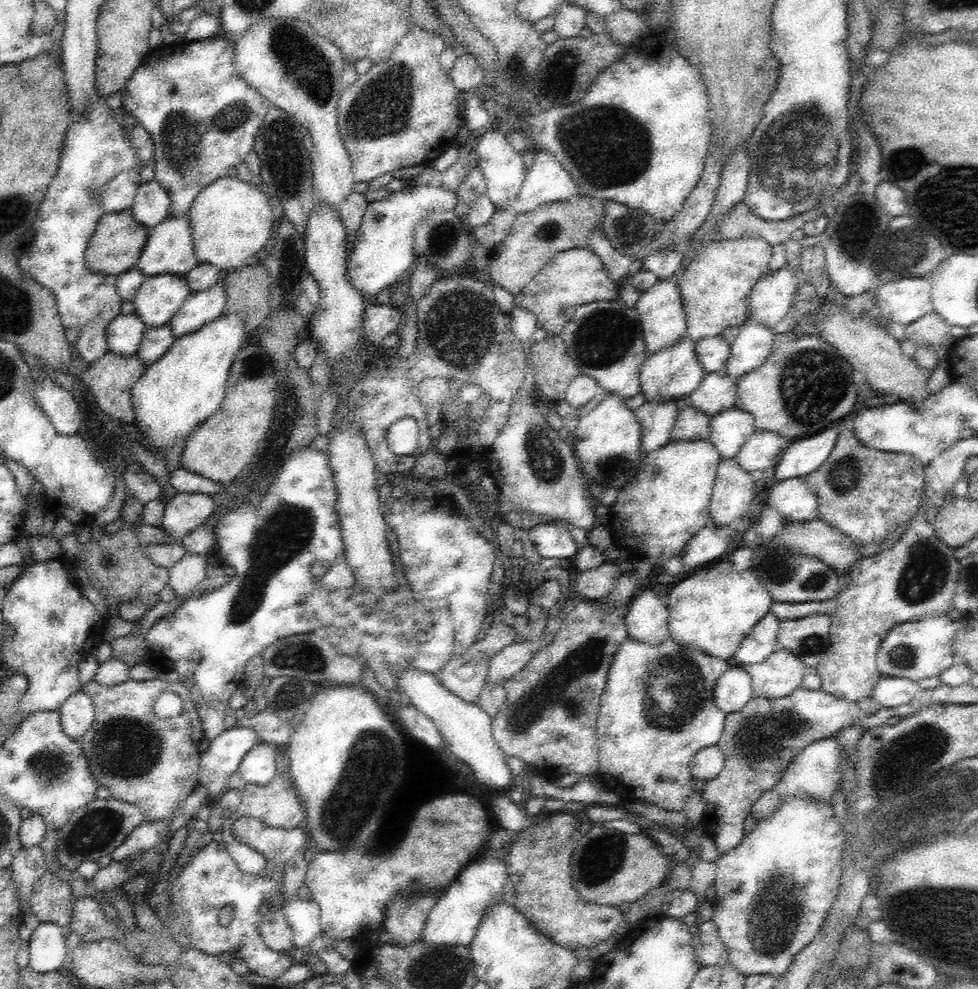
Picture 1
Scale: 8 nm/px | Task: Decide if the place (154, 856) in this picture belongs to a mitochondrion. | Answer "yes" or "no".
no

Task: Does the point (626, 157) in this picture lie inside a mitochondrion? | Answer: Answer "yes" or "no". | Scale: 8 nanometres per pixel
yes

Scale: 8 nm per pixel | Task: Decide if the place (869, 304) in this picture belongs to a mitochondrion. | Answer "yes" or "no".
no

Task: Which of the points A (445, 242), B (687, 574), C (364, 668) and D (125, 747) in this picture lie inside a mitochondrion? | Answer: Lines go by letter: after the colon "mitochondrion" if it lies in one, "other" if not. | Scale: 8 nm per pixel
A: mitochondrion
B: other
C: other
D: mitochondrion

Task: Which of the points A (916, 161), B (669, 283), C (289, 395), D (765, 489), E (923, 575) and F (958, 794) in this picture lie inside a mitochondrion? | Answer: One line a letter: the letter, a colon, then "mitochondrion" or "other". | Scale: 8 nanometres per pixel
A: other
B: other
C: other
D: other
E: mitochondrion
F: mitochondrion

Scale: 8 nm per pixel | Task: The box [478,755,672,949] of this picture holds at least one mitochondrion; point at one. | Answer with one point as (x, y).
(594, 868)

